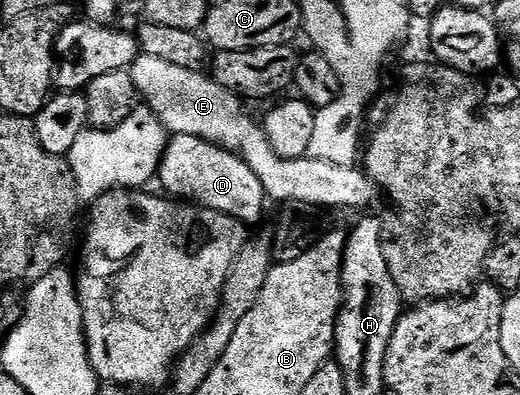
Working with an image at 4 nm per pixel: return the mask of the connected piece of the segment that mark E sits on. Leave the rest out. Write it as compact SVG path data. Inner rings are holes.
M139 54L128 69L139 96L171 132L192 135L209 143L225 145L241 155L260 177L262 187L271 200L282 203L304 201L315 209L322 207L366 207L380 188L365 170L354 165L336 165L319 159L281 159L268 145L265 130L246 112L247 104L239 96L221 87L214 78L202 71L180 69L160 57Z

